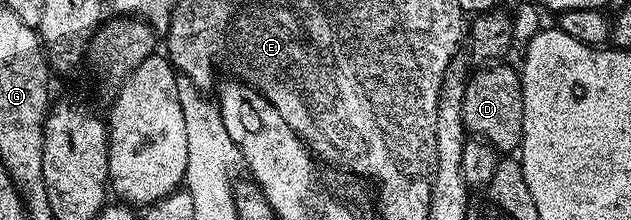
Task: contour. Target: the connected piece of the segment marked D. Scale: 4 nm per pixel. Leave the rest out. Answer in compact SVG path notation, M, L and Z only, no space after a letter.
M492 62L470 73L463 90L461 118L472 137L486 140L496 153L511 154L523 143L523 103L519 73L507 62Z

